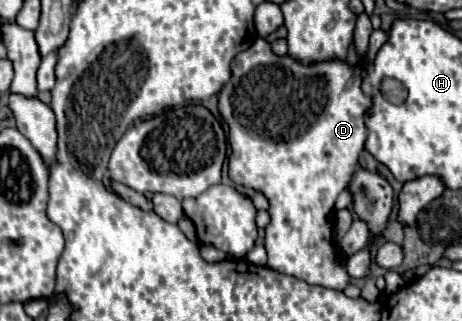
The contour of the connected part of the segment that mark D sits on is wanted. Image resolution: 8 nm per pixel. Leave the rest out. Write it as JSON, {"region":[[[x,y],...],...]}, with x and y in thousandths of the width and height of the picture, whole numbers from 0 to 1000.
{"region":[[[556,118],[543,150],[535,150],[530,162],[509,174],[504,237],[500,237],[496,262],[487,262],[487,274],[474,287],[474,343],[478,343],[483,368],[496,386],[496,442],[500,442],[500,467],[504,467],[504,480],[496,492],[496,548],[500,548],[504,567],[513,567],[513,573],[522,573],[530,586],[565,592],[582,617],[582,636],[587,636],[587,648],[582,648],[587,698],[574,717],[578,723],[574,729],[574,773],[578,773],[578,791],[582,791],[578,829],[600,841],[600,847],[613,847],[613,854],[639,860],[647,872],[660,872],[665,885],[686,885],[686,891],[703,891],[703,897],[734,903],[734,910],[742,910],[747,891],[755,885],[755,854],[747,847],[742,804],[729,791],[729,779],[721,766],[721,704],[716,704],[712,673],[721,673],[721,636],[725,636],[729,611],[747,592],[747,573],[755,573],[755,561],[764,555],[764,536],[773,523],[773,492],[777,492],[777,474],[786,467],[790,424],[794,424],[794,411],[790,411],[790,349],[799,336],[799,312],[790,312],[790,293],[781,287],[781,249],[786,249],[786,231],[781,231],[777,206],[760,212],[738,187],[656,206],[643,187],[634,187],[630,174],[608,181],[608,174],[591,168],[582,131],[569,125],[569,118]]]}

